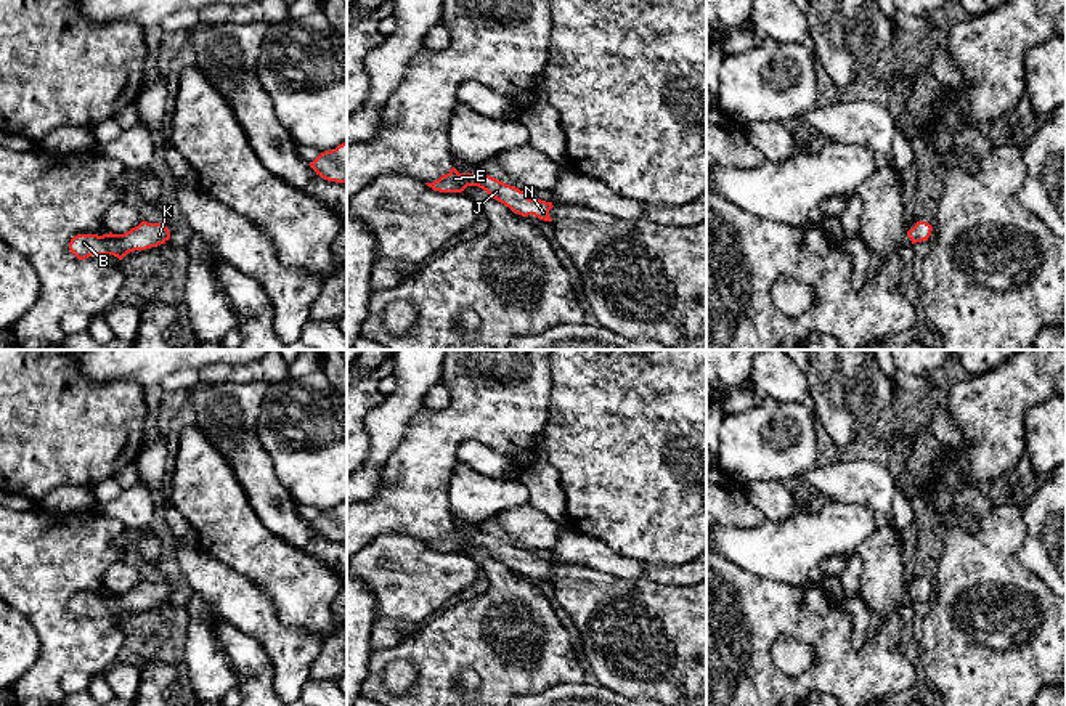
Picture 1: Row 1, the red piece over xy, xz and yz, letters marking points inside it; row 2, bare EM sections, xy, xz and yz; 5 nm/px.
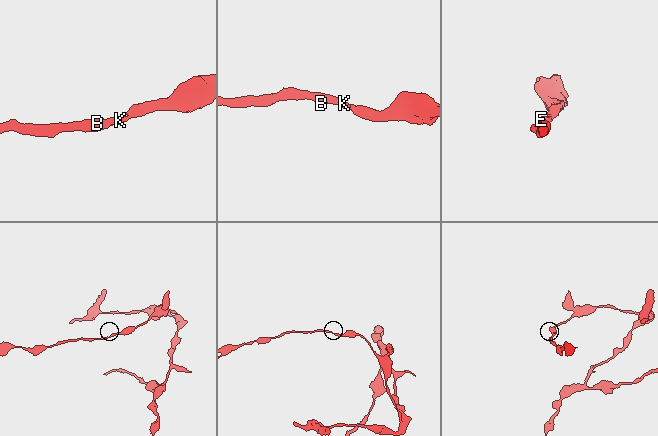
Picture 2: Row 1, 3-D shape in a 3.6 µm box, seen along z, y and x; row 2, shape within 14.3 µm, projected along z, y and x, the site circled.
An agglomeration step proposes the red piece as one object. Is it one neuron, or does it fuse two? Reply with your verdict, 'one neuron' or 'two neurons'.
one neuron

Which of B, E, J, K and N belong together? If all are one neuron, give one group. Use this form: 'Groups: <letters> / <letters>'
Groups: B E J K N

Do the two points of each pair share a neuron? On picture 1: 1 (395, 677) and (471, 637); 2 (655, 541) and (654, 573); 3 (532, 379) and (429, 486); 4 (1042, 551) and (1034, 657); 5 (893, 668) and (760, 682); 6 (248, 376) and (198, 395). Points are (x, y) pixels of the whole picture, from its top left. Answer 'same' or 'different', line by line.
1: different
2: different
3: same
4: different
5: same
6: different

